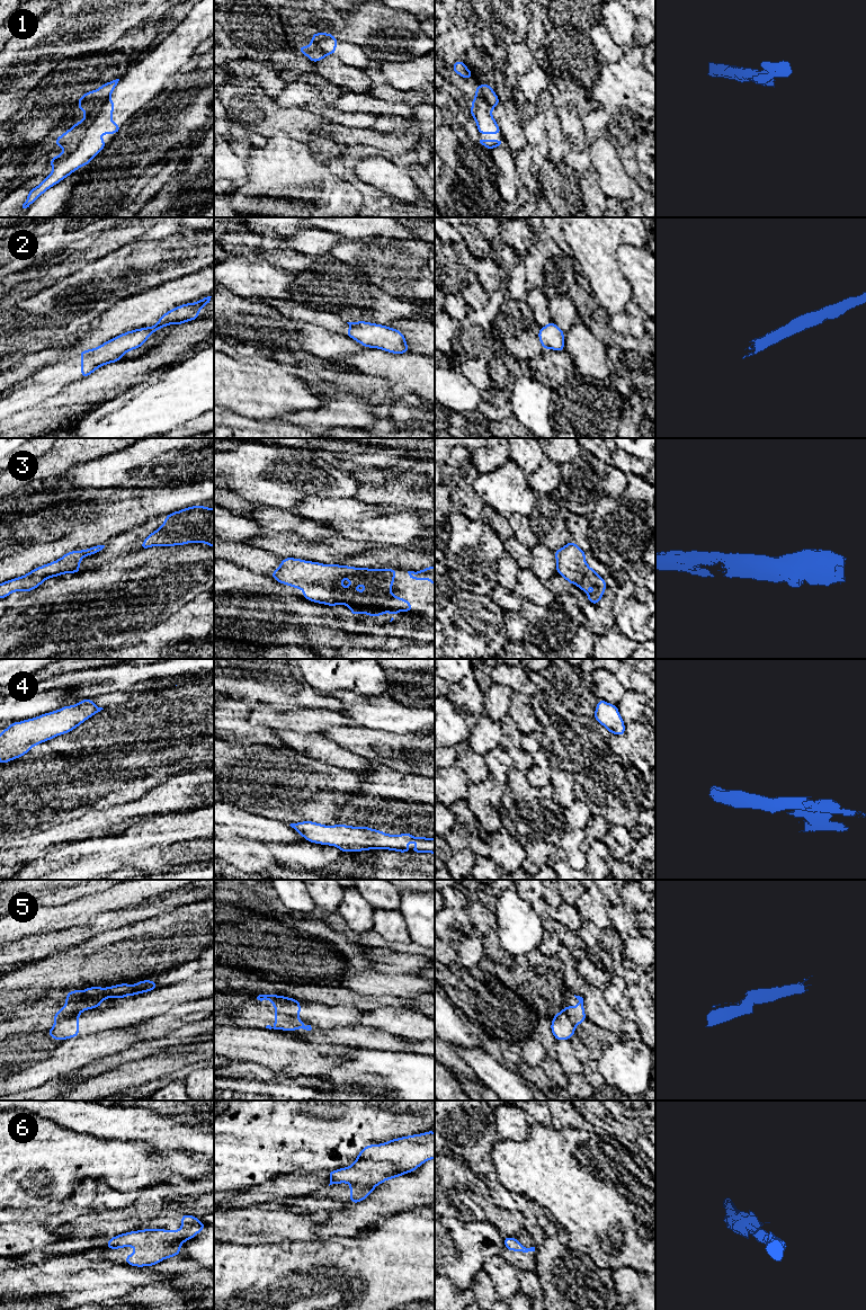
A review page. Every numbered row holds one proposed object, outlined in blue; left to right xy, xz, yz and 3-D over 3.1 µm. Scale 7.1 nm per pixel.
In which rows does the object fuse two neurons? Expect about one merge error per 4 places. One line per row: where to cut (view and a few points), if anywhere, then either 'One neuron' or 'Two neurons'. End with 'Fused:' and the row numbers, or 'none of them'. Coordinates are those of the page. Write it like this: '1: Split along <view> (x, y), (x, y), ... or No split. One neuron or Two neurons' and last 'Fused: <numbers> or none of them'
1: Split along xy (108, 98), (99, 108), (86, 113). Two neurons
2: No split. One neuron
3: No split. One neuron
4: No split. One neuron
5: Split along xy (78, 1014), (63, 1018), (54, 1026). Two neurons
6: No split. One neuron
Fused: 1, 5

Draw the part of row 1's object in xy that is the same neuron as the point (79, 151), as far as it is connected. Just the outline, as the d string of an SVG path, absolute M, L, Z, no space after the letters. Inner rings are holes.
M108 99L100 109L87 112L82 121L56 137L55 145L63 148L64 152L51 159L48 163L53 167L52 172L37 187L28 191L23 208L29 207L47 189L90 163L101 152L106 142L100 135L117 134L122 127L110 118L114 108L114 101Z

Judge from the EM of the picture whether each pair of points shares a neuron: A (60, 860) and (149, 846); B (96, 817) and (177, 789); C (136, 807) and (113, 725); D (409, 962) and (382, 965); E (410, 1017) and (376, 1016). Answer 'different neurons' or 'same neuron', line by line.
A: same neuron
B: same neuron
C: different neurons
D: same neuron
E: same neuron

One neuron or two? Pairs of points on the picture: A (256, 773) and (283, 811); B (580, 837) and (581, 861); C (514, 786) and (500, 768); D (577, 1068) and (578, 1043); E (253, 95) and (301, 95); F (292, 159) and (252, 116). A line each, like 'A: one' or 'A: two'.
A: one
B: one
C: one
D: two
E: two
F: two

